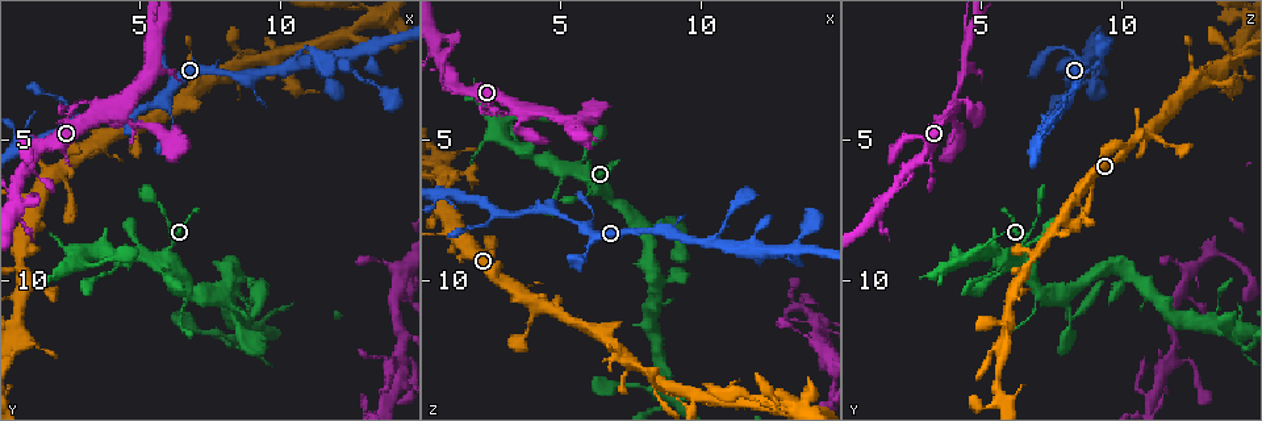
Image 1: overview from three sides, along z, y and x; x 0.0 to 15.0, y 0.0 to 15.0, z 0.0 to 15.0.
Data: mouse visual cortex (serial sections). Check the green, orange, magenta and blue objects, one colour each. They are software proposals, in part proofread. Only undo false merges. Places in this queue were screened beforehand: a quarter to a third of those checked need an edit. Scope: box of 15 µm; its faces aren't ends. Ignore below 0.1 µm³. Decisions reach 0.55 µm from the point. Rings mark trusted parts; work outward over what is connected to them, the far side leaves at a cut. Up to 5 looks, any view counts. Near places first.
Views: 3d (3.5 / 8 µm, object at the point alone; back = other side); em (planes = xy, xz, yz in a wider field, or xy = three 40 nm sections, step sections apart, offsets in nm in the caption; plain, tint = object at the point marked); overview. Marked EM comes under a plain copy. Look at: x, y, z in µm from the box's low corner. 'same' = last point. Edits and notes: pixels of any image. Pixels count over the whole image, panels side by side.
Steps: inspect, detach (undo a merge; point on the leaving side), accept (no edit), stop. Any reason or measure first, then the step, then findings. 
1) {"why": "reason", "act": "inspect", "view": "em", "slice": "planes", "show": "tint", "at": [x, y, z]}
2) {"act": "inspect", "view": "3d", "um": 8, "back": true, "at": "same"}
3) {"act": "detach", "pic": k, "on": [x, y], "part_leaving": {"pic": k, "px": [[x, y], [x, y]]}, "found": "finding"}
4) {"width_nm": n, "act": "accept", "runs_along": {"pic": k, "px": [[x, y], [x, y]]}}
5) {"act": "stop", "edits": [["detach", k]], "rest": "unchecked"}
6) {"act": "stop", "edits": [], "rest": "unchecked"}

{"why": "three arms meet", "act": "inspect", "view": "3d", "um": 3.5, "at": [1.4, 5.2, 3.2]}

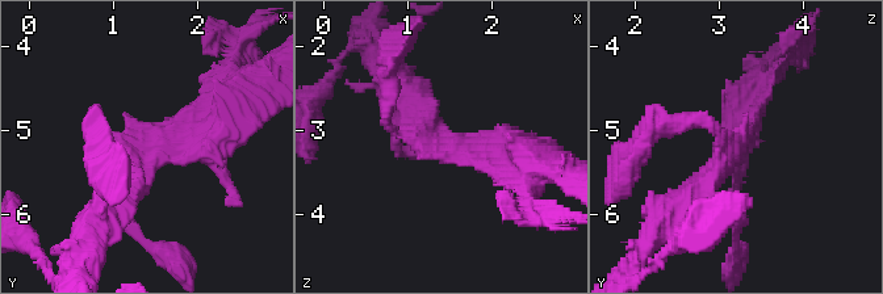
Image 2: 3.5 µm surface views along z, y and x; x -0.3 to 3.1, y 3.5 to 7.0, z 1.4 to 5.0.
{"why": "shape alone is not enough", "act": "inspect", "view": "em", "slice": "planes", "show": "tint", "at": [1.35, 5.25, 3.20]}

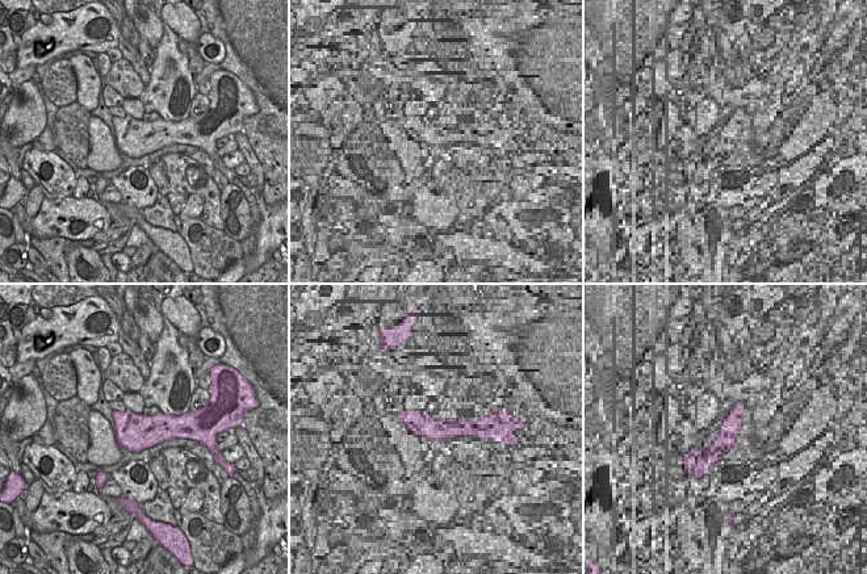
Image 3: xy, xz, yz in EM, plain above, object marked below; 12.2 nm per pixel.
{"arm_widths_nm": [150, 300, 350], "act": "accept", "runs_along": {"pic": 2, "px": [[229, 110], [104, 208]]}, "found": "all the same cell"}

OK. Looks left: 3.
{"why": "sharp bend", "act": "inspect", "view": "3d", "um": 3.5, "at": [8.2, 11.3, 8.1]}

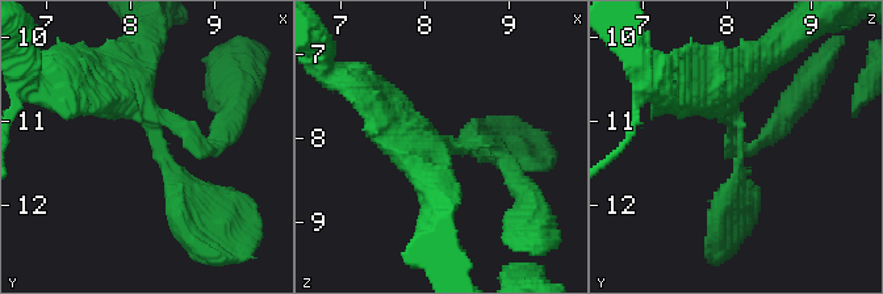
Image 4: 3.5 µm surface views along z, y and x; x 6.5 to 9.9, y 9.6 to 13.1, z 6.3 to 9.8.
{"why": "shape alone is not enough", "act": "inspect", "view": "em", "slice": "xy", "step": 5, "show": "tint", "at": [8.35, 11.35, 8.10]}

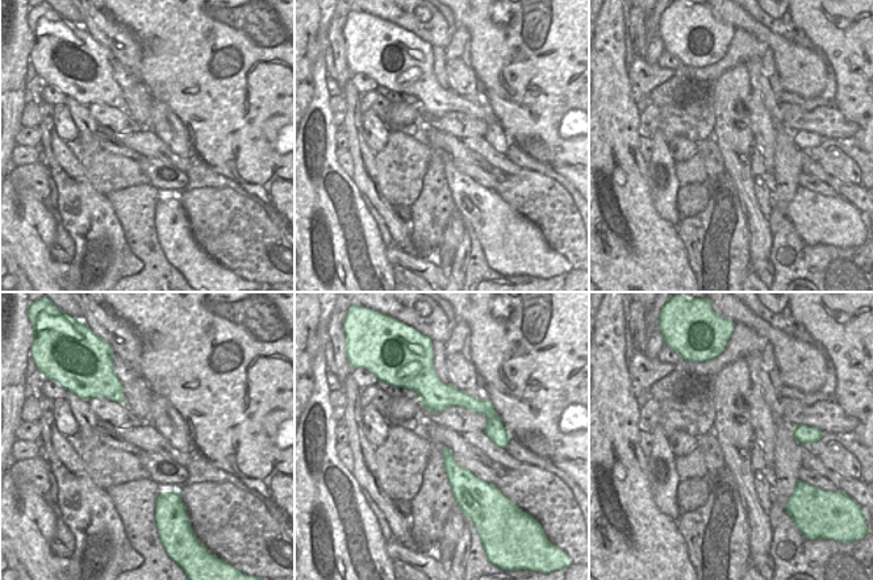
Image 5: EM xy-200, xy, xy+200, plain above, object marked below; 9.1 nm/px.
{"act": "accept", "runs_along": {"pic": 4, "px": [[101, 87], [158, 118], [162, 163], [214, 223]]}, "found": "one cell here"}

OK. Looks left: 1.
{"act": "stop", "edits": [], "rest": "unchecked"}

